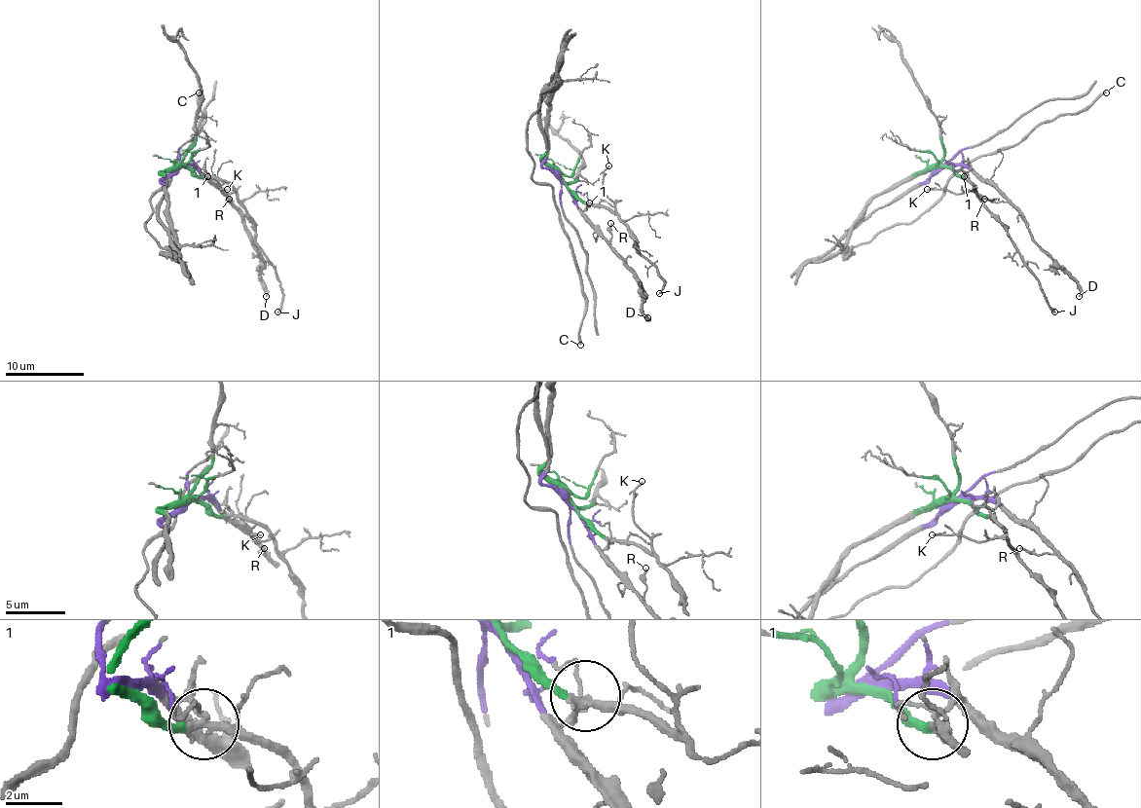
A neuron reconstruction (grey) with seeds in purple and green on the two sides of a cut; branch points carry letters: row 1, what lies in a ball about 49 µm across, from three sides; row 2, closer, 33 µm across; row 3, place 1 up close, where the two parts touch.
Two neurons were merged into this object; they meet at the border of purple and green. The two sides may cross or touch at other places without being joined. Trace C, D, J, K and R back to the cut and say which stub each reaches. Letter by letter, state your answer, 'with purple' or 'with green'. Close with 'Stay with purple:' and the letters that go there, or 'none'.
C: with green
D: with purple
J: with green
K: with green
R: with purple
Stay with purple: D, R

